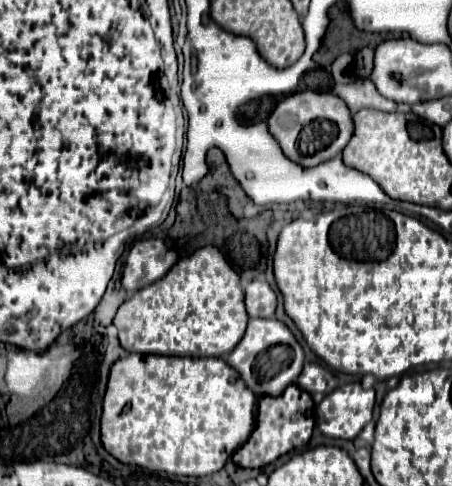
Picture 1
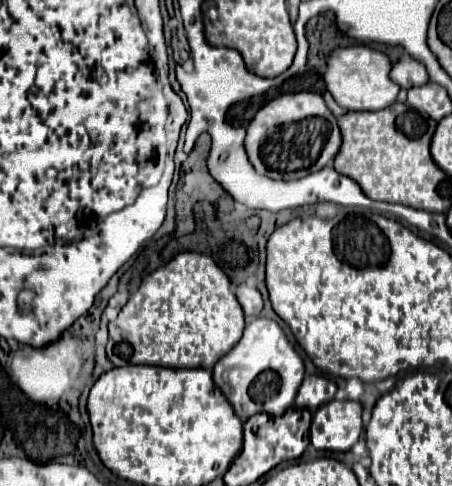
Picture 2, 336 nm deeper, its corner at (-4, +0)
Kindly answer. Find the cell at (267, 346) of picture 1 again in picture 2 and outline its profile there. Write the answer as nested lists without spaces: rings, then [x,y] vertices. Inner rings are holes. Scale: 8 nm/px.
[[[258,317],[246,325],[242,339],[212,369],[214,383],[232,403],[236,415],[246,421],[250,415],[268,413],[282,415],[294,405],[294,395],[304,379],[302,357],[294,351],[282,327],[266,317]]]

